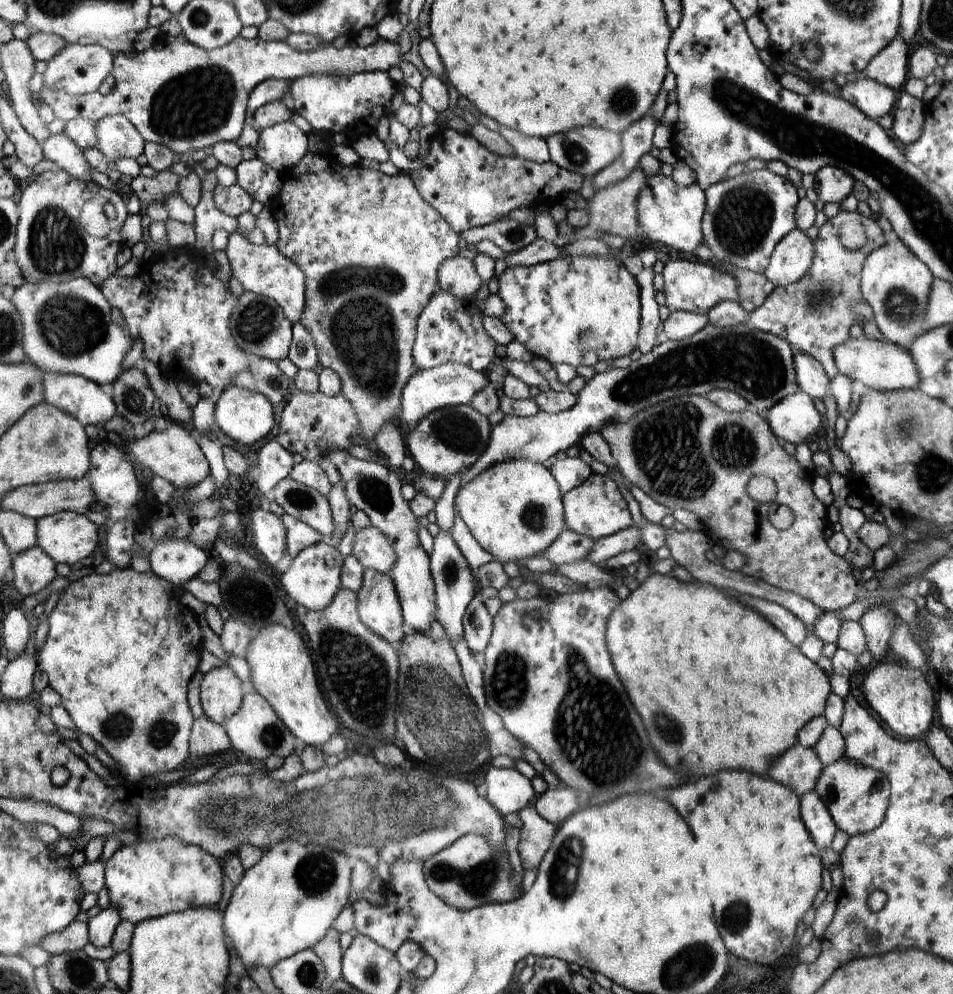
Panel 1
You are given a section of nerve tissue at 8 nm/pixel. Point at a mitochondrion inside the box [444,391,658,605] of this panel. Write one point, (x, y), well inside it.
(533, 515)

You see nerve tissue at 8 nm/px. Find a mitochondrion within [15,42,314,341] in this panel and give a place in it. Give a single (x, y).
(196, 102)

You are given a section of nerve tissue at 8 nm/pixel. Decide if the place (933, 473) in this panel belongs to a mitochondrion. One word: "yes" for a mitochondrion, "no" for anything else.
yes

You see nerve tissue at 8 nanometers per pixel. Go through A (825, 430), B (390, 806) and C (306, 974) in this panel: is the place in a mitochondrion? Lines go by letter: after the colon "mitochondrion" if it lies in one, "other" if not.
A: other
B: mitochondrion
C: mitochondrion

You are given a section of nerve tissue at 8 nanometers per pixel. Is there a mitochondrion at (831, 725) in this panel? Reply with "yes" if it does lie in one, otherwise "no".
no

